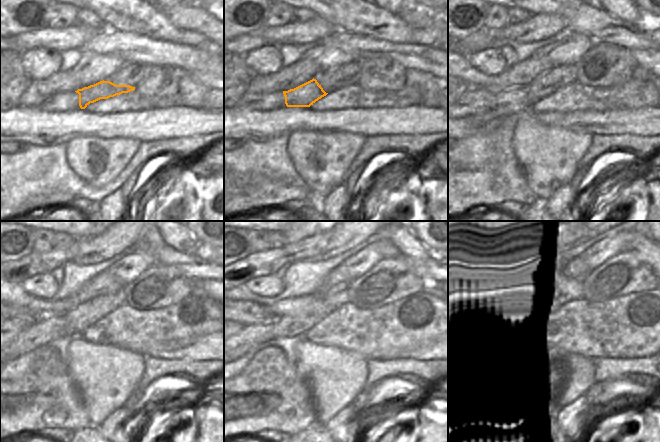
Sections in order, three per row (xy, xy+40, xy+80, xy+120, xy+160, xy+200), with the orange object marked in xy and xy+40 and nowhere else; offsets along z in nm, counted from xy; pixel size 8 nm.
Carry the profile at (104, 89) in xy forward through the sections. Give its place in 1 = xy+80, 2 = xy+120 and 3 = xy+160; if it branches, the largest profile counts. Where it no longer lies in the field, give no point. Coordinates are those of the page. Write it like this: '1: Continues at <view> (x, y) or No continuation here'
1: Continues at xy+80 (512, 101)
2: Continues at xy+120 (50, 328)
3: Continues at xy+160 (269, 334)

